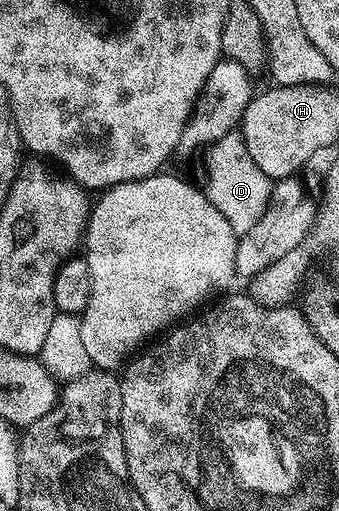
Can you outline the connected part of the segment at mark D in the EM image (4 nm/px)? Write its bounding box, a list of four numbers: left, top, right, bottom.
[203,130,274,237]

